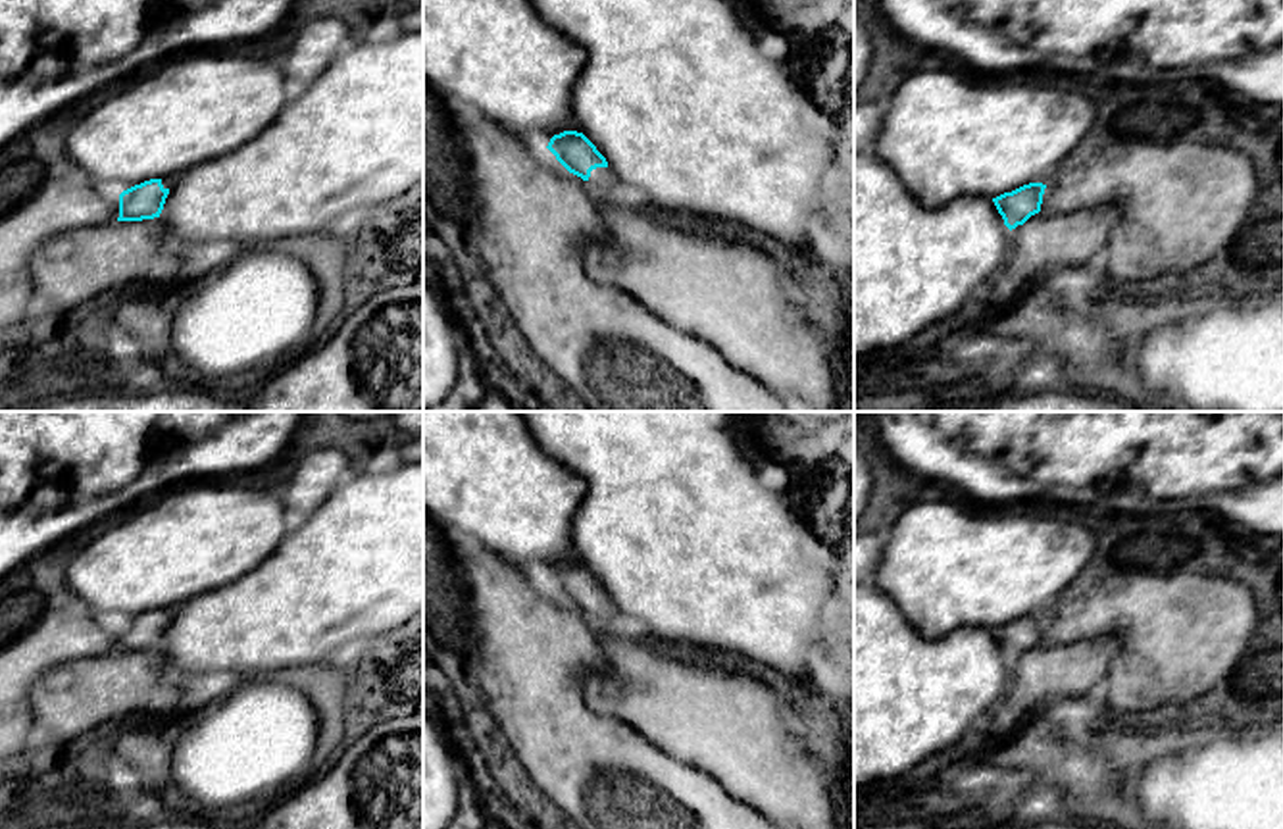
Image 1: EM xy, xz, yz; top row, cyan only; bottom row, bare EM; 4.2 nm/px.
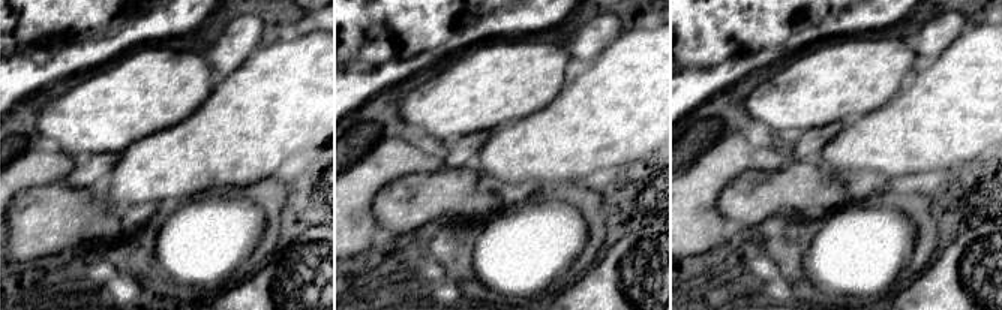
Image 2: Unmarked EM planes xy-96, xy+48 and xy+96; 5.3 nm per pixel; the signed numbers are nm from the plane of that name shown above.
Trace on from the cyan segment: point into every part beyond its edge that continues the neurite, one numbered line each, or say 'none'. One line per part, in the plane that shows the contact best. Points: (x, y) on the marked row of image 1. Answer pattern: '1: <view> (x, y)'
1: xz (603, 181)

